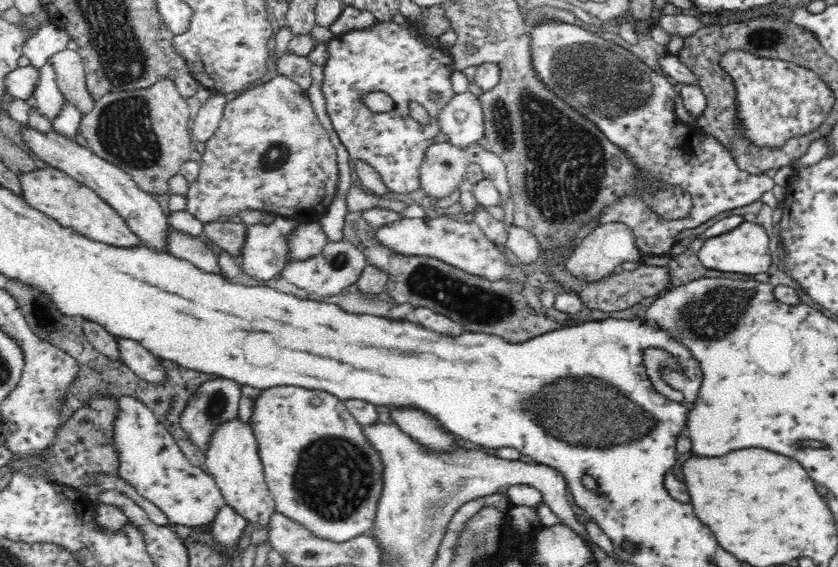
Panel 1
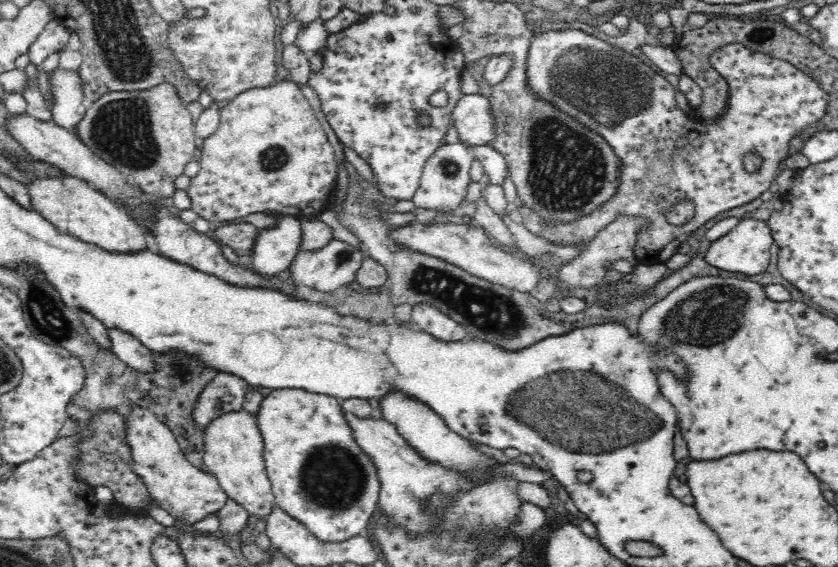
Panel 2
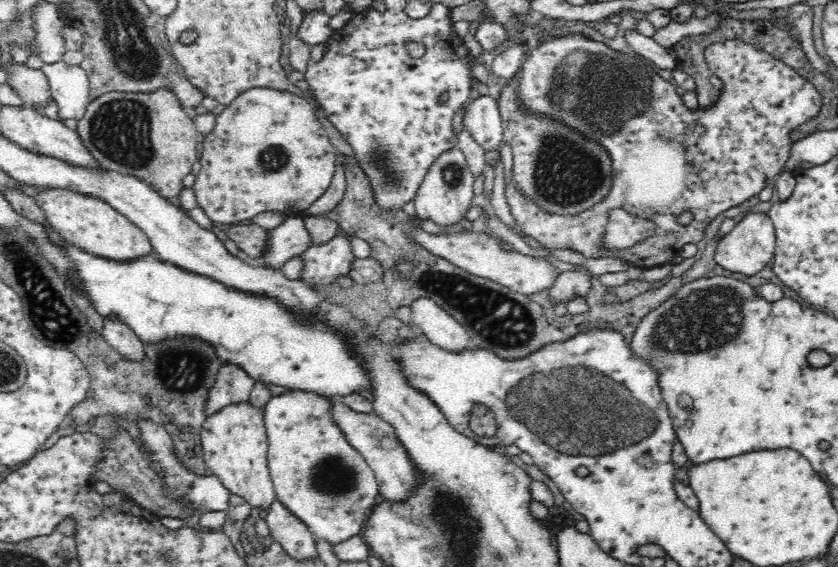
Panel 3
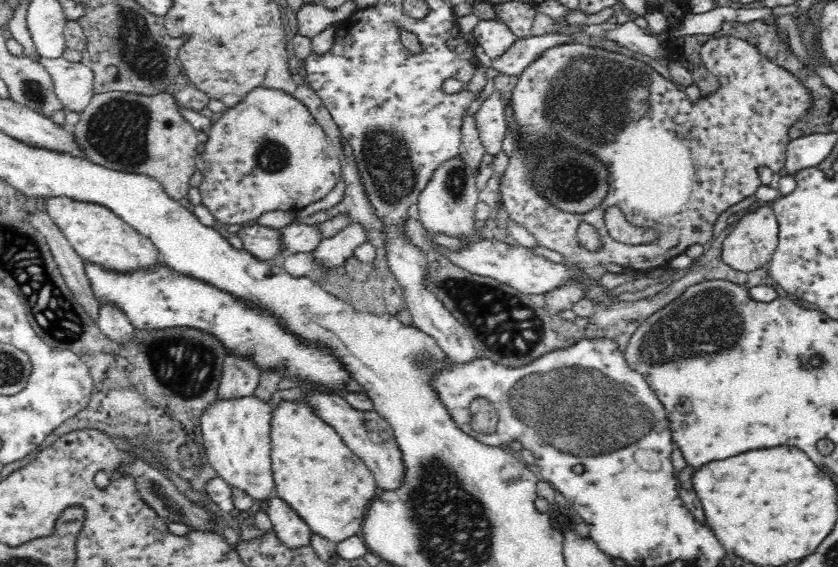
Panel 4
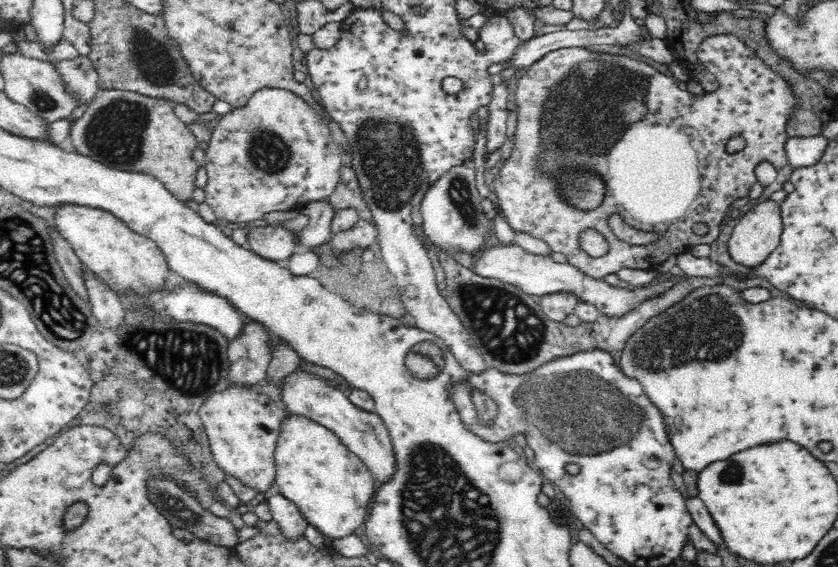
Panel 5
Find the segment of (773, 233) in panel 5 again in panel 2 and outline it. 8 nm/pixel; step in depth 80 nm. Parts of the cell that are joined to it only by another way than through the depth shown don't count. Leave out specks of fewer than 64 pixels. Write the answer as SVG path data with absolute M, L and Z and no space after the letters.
M749 215L743 217L740 222L728 234L711 242L706 252L706 262L722 270L730 272L742 272L748 276L763 273L770 264L769 250L774 242L772 229L769 222L756 220Z

